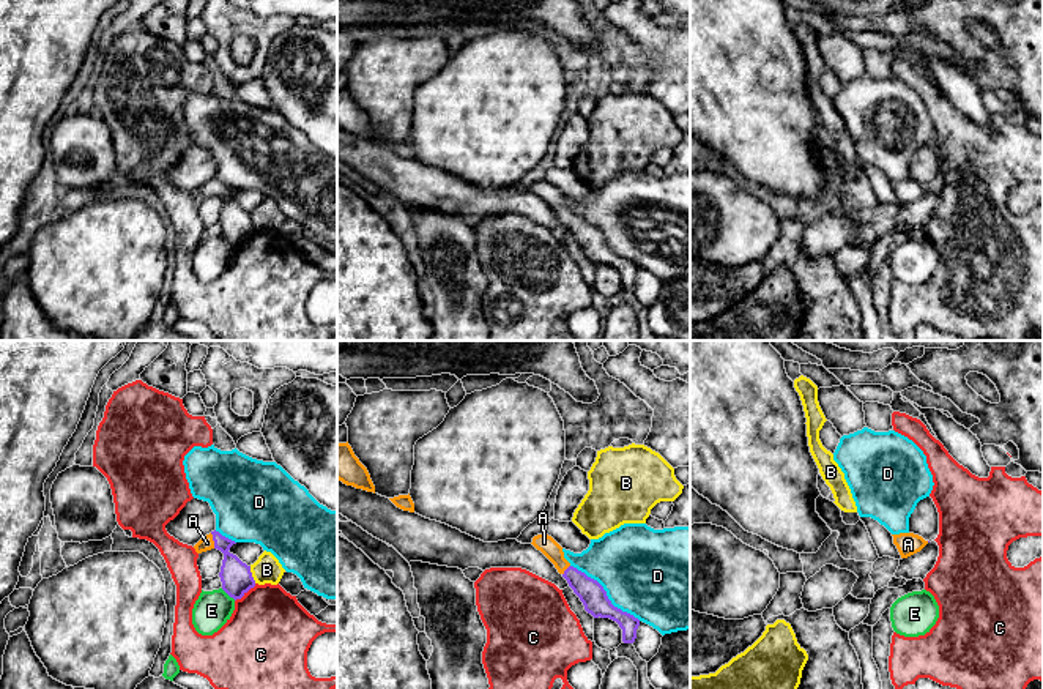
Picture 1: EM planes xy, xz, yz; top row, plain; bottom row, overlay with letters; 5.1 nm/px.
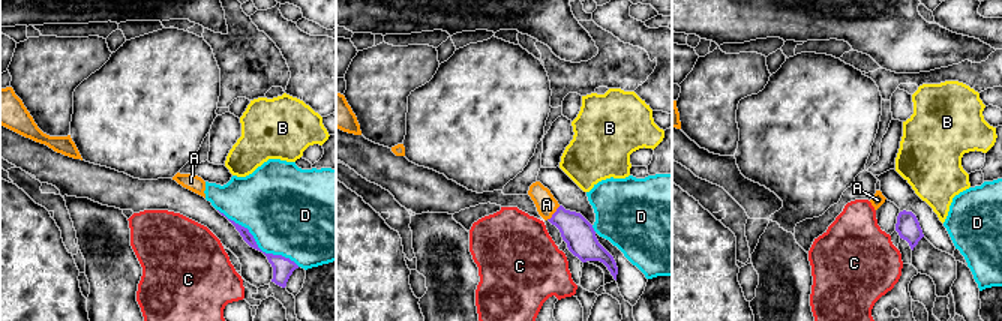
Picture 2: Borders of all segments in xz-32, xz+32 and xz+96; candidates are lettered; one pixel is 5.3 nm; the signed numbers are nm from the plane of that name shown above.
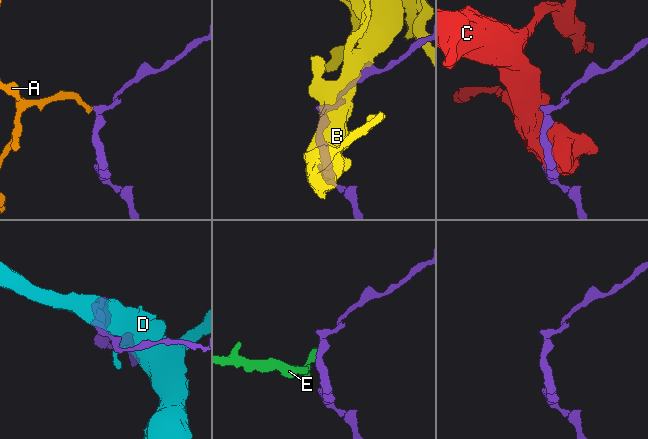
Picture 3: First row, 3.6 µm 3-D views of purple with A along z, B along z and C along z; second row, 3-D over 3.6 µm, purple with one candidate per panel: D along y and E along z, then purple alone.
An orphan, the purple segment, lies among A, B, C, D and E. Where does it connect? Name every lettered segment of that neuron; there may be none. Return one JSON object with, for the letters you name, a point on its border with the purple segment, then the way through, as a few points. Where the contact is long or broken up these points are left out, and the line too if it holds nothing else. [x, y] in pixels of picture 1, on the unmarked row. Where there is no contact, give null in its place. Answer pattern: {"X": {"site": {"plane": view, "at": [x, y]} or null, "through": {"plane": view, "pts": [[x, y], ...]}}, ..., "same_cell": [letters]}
{"A": {"site": {"plane": "xy", "at": [213, 186]}, "through": {"plane": "xy", "pts": [[237, 226], [227, 201], [213, 186], [207, 189]]}}, "same_cell": ["A"]}

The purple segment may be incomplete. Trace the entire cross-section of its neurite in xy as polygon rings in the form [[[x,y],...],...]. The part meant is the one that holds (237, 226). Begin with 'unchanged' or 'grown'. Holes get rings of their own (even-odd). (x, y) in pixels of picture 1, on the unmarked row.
grown | [[[214,177],[205,184],[202,184],[194,192],[194,196],[197,200],[211,196],[217,196],[224,200],[219,219],[222,236],[236,248],[241,246],[251,235],[255,233],[255,227],[252,224],[251,213],[247,213],[236,202],[228,199],[233,191],[236,189]]]

